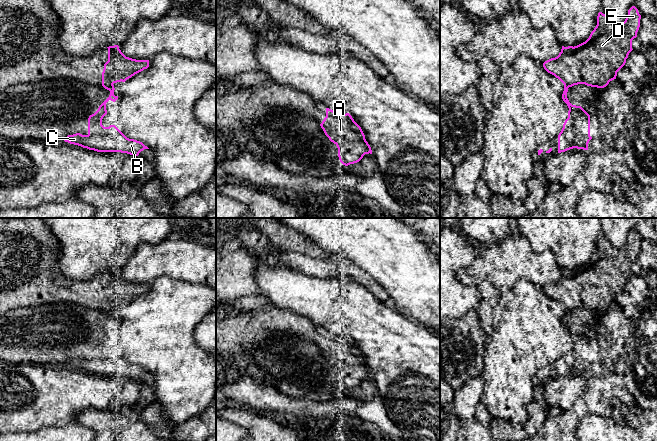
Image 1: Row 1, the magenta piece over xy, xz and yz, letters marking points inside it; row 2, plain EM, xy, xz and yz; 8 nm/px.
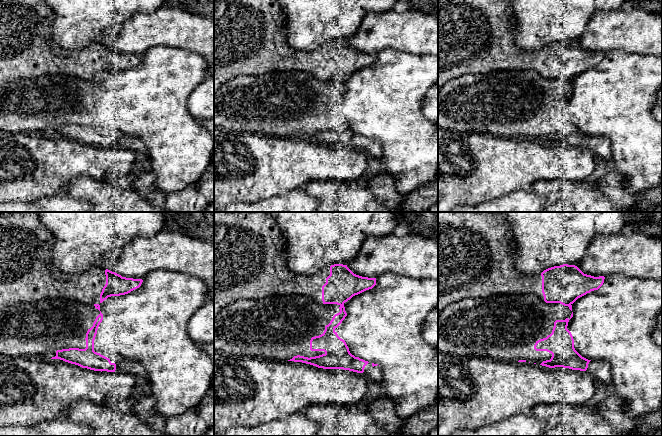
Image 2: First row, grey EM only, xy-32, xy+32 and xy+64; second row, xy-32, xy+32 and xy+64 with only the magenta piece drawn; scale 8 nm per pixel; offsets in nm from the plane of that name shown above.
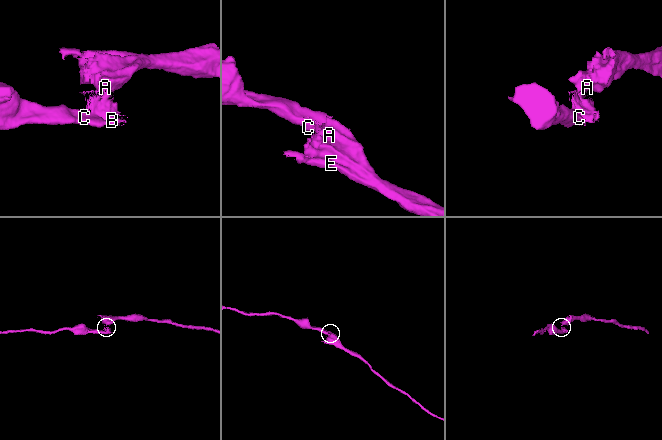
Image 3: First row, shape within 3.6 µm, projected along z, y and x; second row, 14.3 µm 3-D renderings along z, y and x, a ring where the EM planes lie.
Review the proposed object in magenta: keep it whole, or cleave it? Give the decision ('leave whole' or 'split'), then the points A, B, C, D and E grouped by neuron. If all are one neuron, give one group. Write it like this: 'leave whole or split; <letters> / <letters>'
split; A D E / B C

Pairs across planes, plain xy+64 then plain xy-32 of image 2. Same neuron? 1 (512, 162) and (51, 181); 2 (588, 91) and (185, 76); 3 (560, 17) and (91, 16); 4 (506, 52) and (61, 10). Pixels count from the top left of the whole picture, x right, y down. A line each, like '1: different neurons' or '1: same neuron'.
1: same neuron
2: same neuron
3: same neuron
4: different neurons

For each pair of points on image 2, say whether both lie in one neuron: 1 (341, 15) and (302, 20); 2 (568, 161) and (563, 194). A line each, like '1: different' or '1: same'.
1: same
2: different

